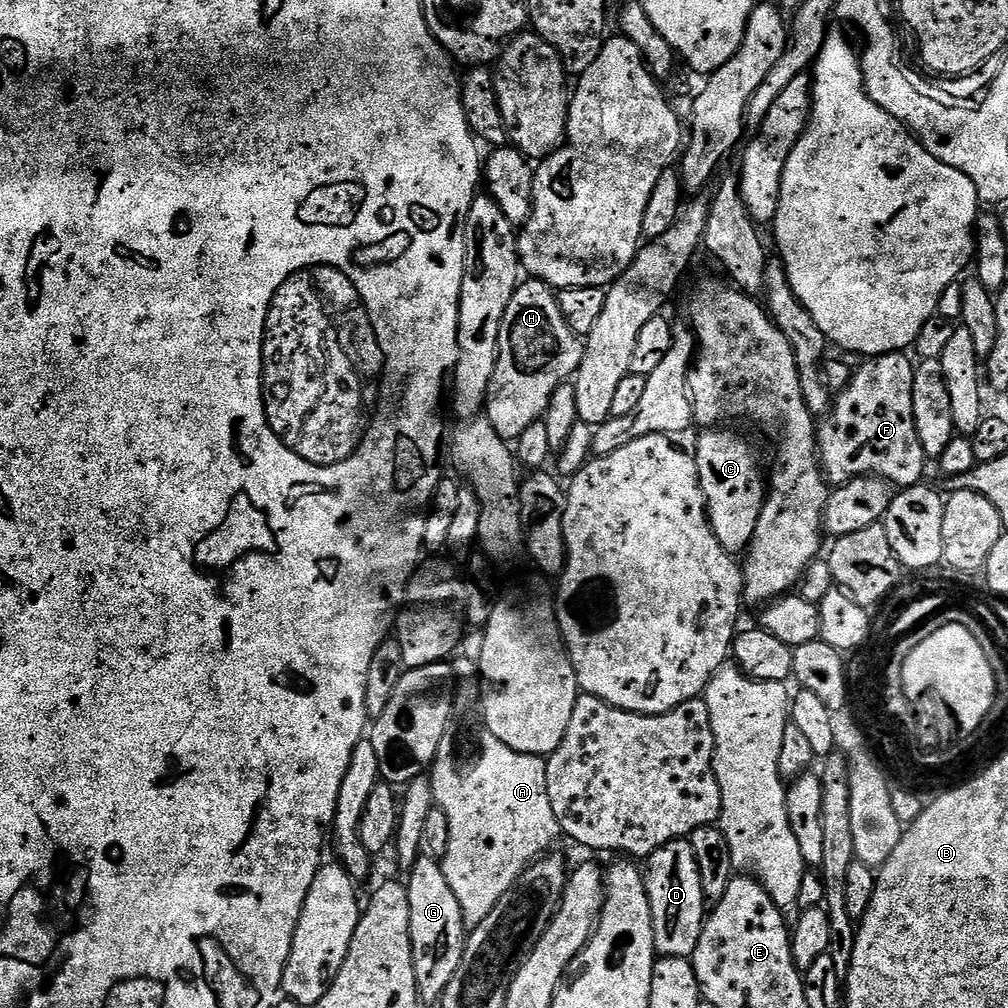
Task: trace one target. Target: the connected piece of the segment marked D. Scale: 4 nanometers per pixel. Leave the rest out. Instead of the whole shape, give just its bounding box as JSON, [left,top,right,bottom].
[646,839,706,958]

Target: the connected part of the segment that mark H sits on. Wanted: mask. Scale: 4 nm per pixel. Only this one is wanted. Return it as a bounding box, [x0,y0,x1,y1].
[486,278,585,441]

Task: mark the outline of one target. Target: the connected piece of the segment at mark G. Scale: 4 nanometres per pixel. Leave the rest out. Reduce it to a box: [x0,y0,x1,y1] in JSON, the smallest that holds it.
[407,854,466,1005]

